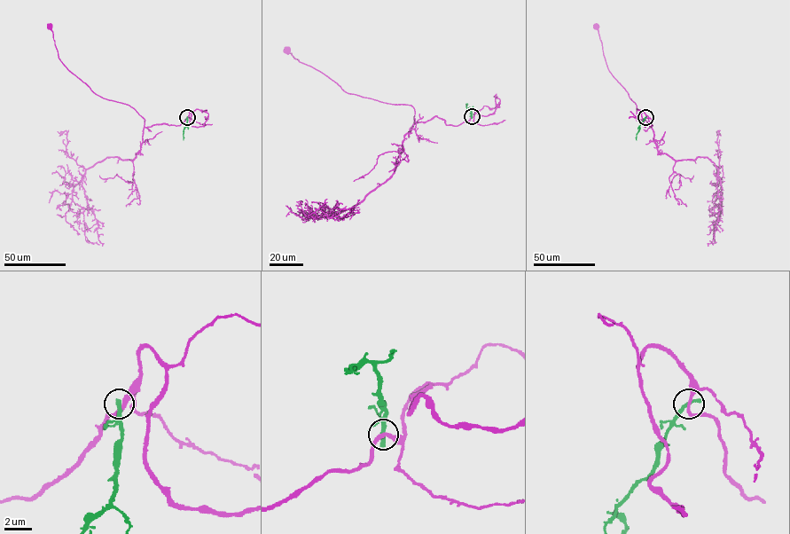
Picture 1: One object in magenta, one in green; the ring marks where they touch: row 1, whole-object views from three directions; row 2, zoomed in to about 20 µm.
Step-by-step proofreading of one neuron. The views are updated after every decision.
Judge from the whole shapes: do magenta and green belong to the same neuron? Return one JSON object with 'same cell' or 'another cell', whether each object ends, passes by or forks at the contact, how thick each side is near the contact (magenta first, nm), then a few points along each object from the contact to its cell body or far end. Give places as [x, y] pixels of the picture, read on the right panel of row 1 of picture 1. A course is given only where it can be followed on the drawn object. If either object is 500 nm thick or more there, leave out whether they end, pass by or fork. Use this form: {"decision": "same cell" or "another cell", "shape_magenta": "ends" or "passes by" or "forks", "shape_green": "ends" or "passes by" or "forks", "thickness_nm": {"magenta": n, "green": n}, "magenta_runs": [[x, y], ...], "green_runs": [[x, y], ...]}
{"decision": "another cell", "shape_magenta": "passes by", "shape_green": "ends", "thickness_nm": {"magenta": 260, "green": 360}, "magenta_runs": [[645, 117], [652, 126], [645, 124], [650, 127], [646, 121], [637, 116], [637, 105], [608, 68], [596, 27]], "green_runs": [[645, 117], [639, 126], [636, 139]]}

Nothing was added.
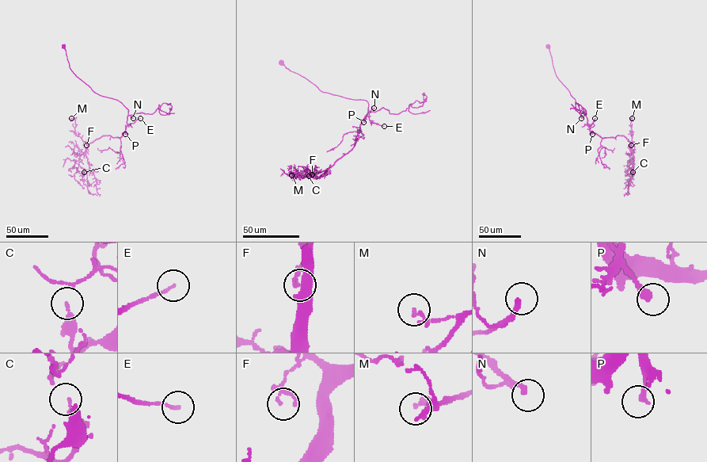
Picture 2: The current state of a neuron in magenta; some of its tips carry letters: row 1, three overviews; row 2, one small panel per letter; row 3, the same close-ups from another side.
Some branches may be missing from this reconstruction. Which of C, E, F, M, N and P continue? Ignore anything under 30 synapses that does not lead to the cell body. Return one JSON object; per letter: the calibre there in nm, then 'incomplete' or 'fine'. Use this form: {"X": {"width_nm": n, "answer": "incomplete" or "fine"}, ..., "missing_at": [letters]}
{"C": {"width_nm": 140, "answer": "fine"}, "E": {"width_nm": 130, "answer": "incomplete"}, "F": {"width_nm": 110, "answer": "fine"}, "M": {"width_nm": 150, "answer": "fine"}, "N": {"width_nm": 200, "answer": "fine"}, "P": {"width_nm": 320, "answer": "incomplete"}, "missing_at": ["E", "P"]}

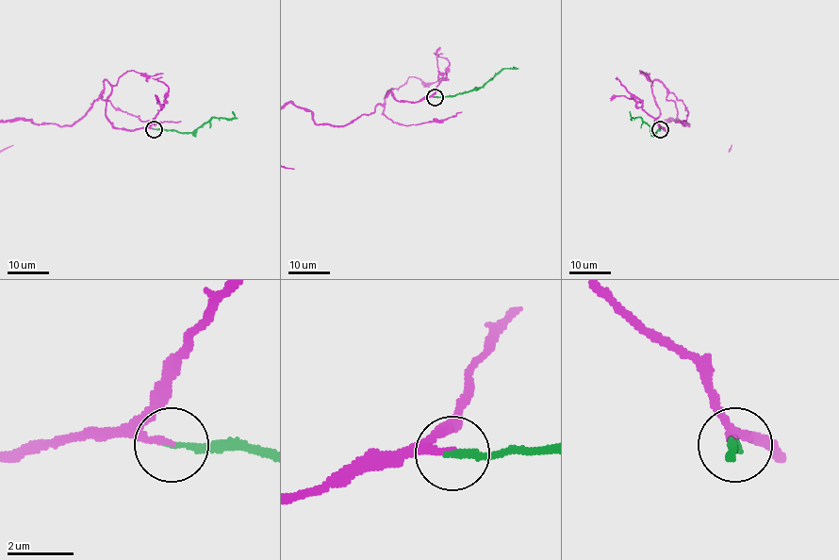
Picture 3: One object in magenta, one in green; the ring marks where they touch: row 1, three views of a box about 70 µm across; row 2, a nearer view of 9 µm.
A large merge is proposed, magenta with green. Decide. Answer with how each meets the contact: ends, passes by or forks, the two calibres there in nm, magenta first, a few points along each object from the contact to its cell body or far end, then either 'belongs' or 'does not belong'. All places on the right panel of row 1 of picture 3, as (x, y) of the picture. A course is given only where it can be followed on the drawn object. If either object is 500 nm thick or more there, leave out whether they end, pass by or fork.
magenta ends | green ends | 200/200 nm | green via (659, 128), (654, 133), (640, 117), (631, 118), (630, 111) | belongs

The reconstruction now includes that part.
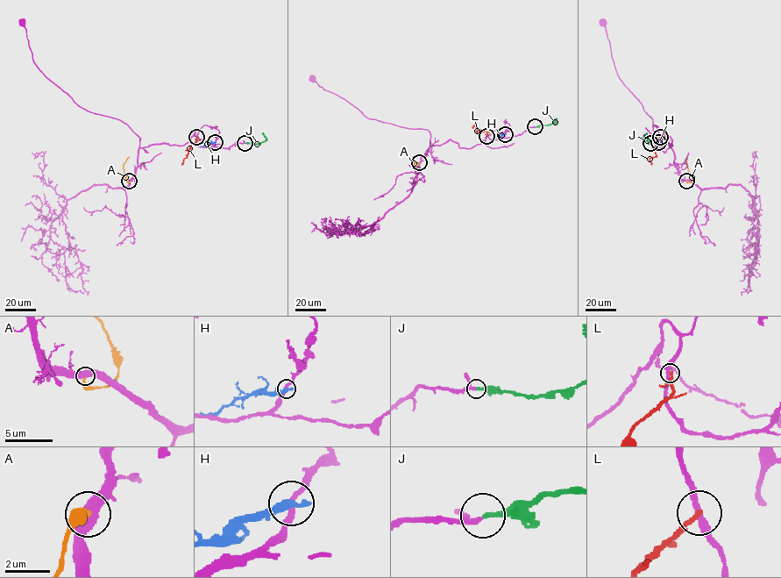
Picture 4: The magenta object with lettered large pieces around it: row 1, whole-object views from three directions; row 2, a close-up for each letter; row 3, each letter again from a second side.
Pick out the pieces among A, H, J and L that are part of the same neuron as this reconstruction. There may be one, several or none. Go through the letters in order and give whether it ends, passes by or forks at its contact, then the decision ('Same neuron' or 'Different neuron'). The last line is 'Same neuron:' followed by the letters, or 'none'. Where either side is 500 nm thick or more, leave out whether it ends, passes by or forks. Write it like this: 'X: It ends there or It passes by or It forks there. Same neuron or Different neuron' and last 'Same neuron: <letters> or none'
A: Different neuron
H: It ends there. Different neuron
J: It ends there. Same neuron
L: It ends there. Different neuron
Same neuron: J

